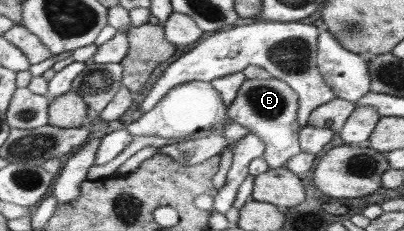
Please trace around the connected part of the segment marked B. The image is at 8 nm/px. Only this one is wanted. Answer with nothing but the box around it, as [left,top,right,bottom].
[227,78,301,168]

